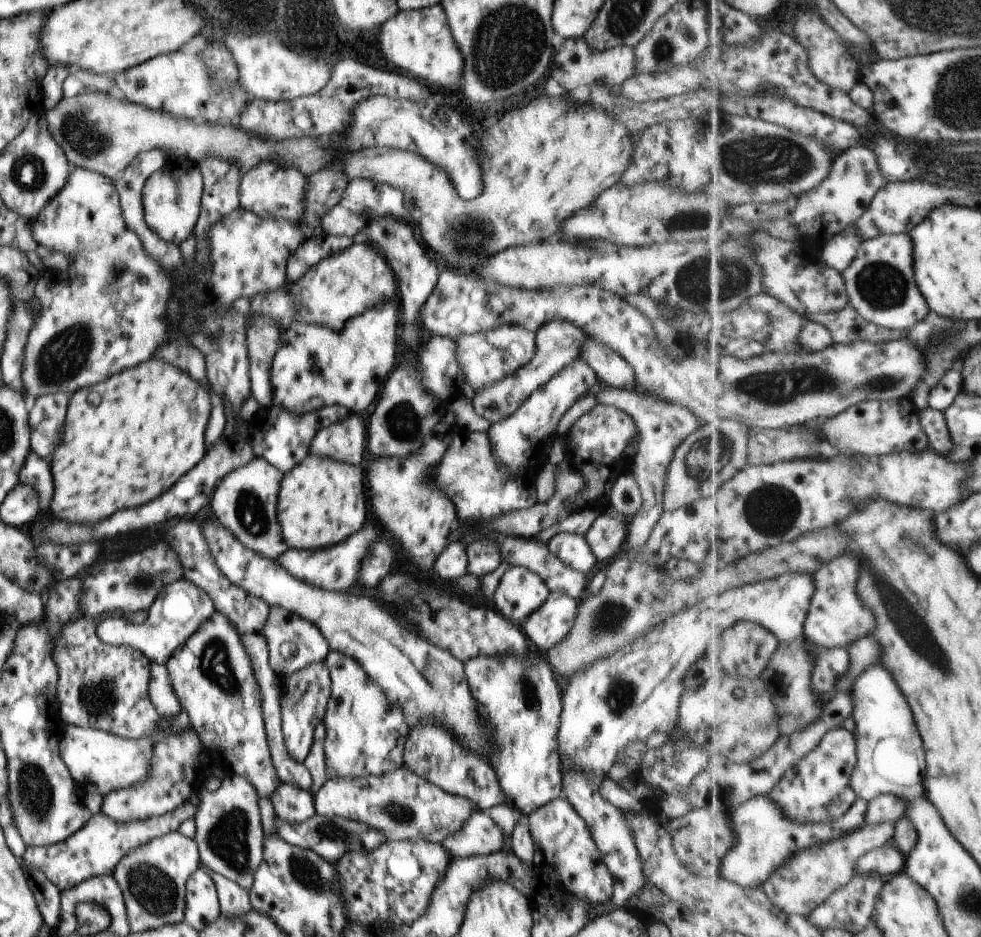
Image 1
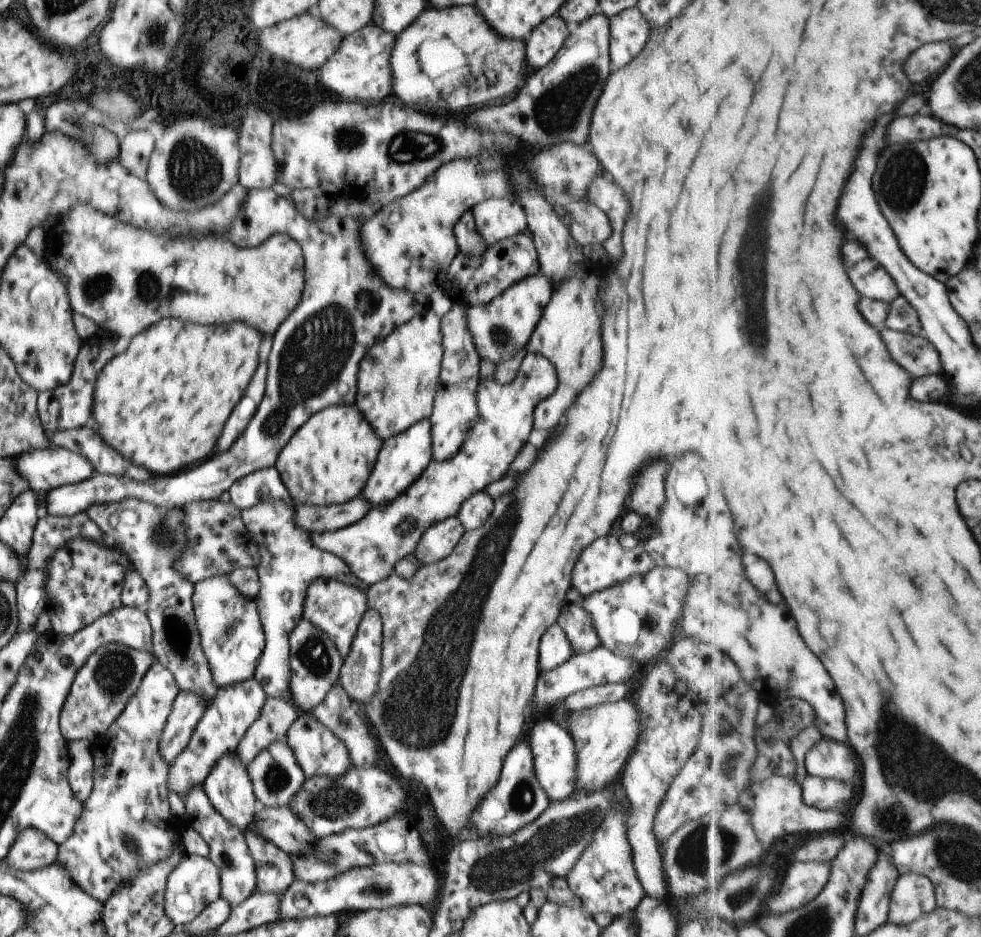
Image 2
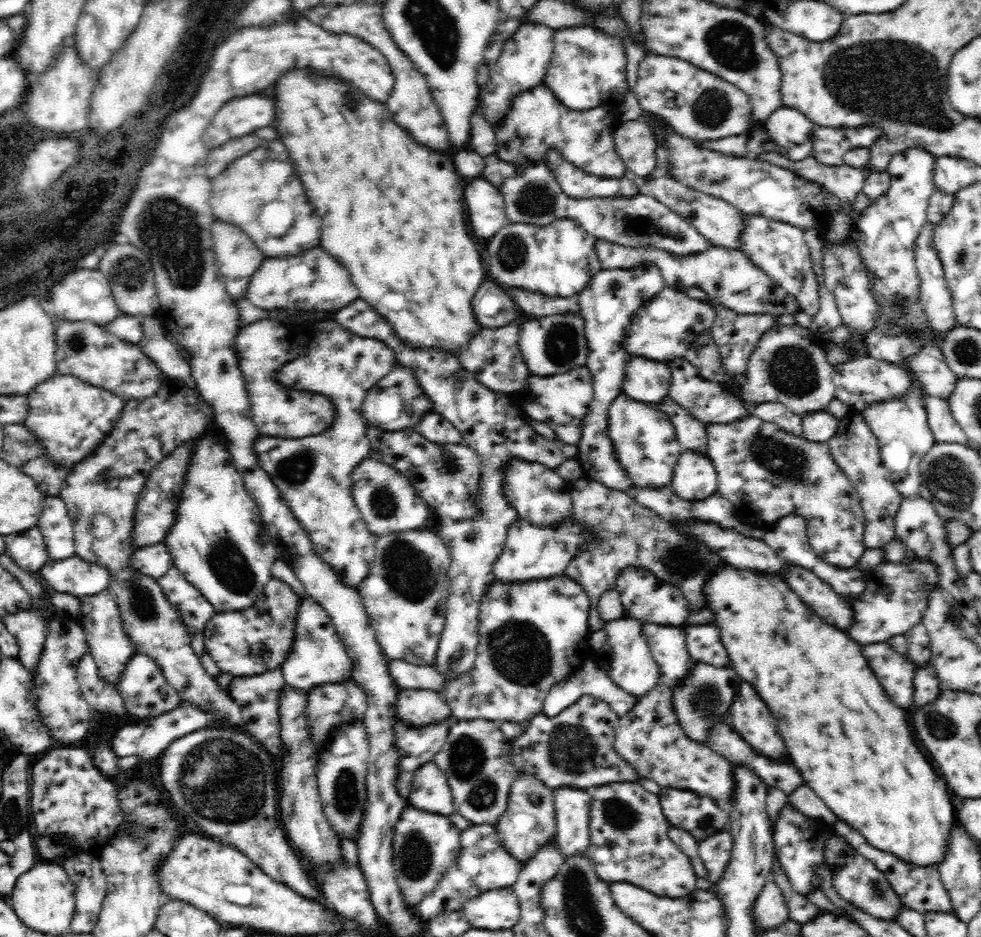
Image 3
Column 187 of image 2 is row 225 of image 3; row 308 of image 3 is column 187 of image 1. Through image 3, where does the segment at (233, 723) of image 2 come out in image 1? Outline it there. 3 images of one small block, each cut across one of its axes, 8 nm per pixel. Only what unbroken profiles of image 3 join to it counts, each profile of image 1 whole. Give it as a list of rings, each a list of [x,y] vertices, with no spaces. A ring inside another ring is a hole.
[[[188,800],[177,806],[174,810],[160,817],[152,817],[145,821],[133,823],[120,823],[110,820],[104,813],[92,815],[92,818],[69,839],[46,845],[27,846],[25,853],[20,858],[20,863],[27,865],[34,871],[42,871],[46,878],[60,891],[74,888],[81,882],[100,875],[112,875],[116,865],[133,850],[145,845],[153,838],[167,835],[178,830],[178,826],[195,816],[197,811],[196,800]]]

